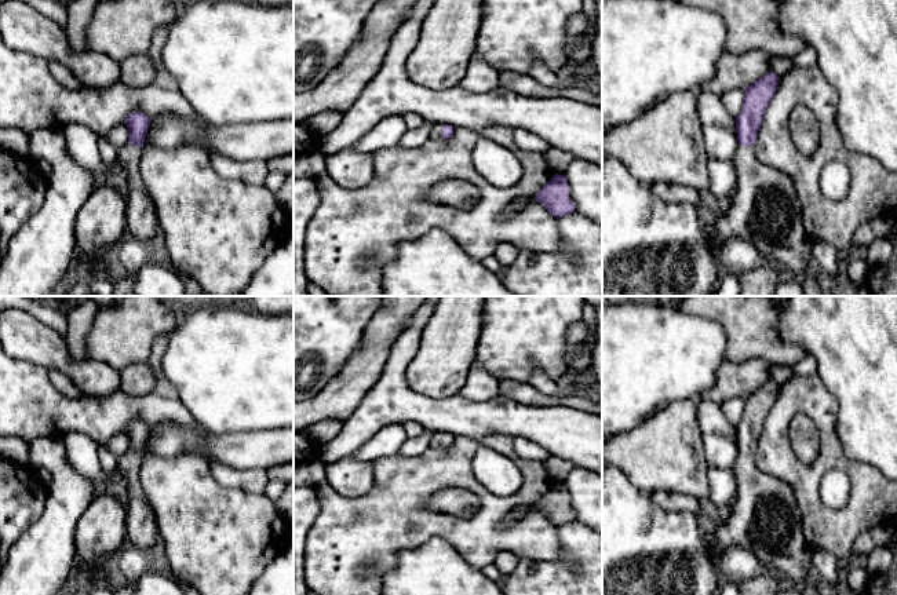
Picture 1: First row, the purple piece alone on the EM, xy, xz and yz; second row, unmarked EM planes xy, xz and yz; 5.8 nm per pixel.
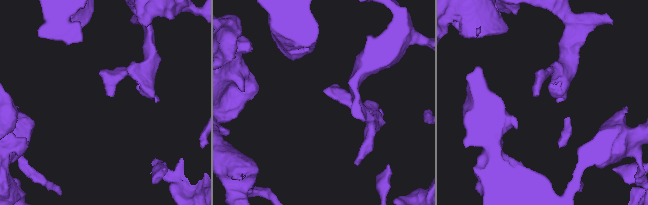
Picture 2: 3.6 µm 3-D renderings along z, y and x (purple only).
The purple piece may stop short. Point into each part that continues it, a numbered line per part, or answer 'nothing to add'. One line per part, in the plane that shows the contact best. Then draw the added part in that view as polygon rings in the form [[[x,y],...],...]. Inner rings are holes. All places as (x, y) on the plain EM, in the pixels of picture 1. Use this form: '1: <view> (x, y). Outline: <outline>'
1: xz (436, 441). Outline: [[[433,431],[430,448],[435,448],[435,449],[442,448],[442,432],[441,431]]]

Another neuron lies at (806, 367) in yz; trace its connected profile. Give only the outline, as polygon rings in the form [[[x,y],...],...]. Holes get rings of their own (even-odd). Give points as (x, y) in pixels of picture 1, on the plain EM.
[[[806,355],[792,366],[794,375],[812,376],[817,375],[817,365],[812,355]]]

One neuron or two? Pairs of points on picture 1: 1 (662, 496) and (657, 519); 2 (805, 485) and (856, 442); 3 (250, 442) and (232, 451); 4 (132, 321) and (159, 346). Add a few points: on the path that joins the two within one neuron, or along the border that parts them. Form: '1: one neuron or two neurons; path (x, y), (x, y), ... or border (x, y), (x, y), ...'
1: two neurons; border (649, 496), (667, 510), (692, 513)
2: two neurons; border (837, 420), (842, 451), (874, 467)
3: one neuron; path (245, 446), (236, 449)
4: two neurons; border (168, 332), (161, 332), (155, 339), (146, 361)

